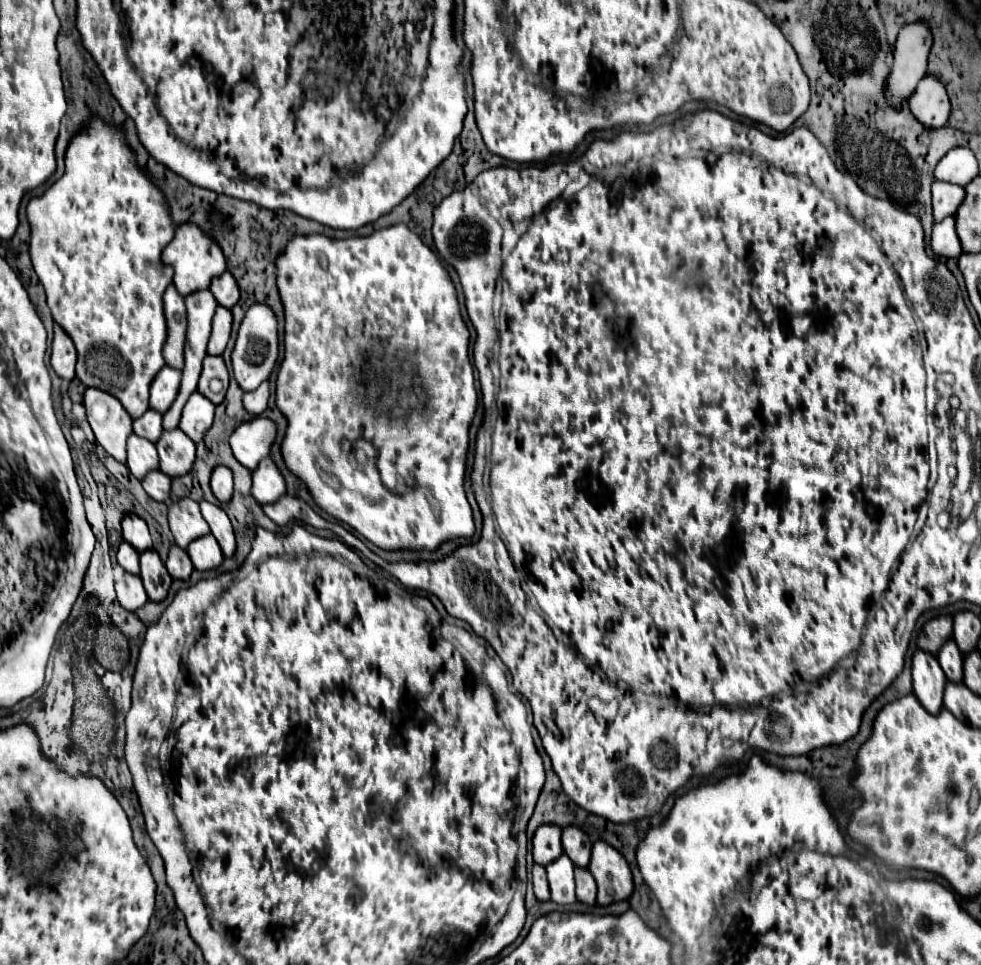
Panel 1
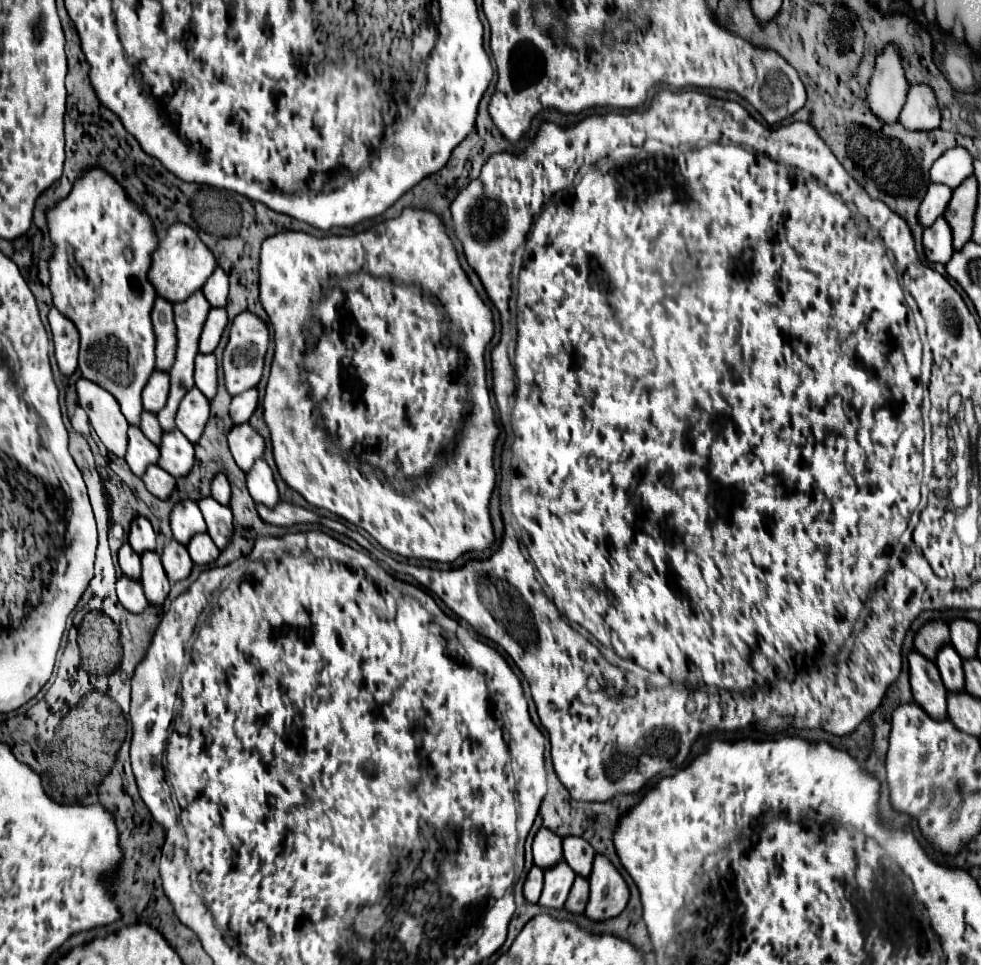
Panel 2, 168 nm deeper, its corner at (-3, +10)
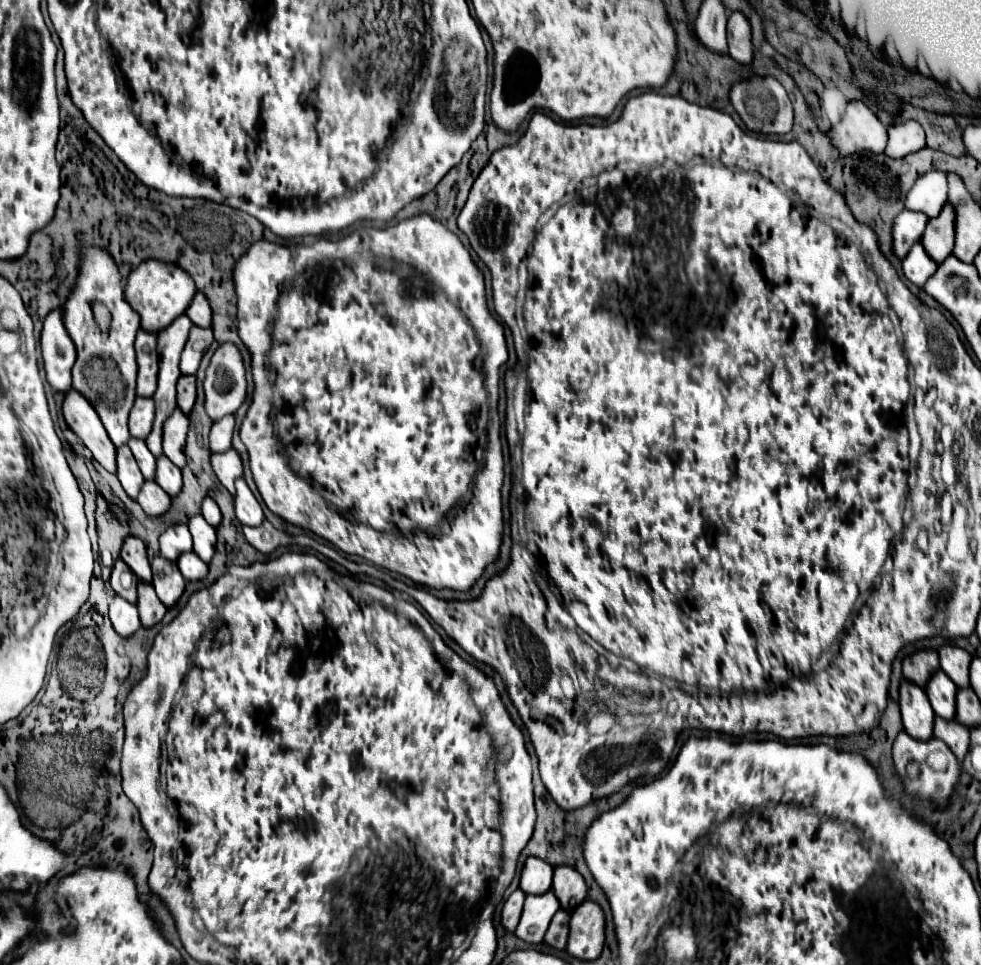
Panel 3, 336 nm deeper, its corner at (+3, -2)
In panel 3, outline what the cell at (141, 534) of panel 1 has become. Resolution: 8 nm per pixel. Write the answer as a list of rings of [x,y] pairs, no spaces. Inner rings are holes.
[[[130,535],[124,539],[124,545],[122,545],[122,555],[124,563],[136,573],[136,577],[140,581],[152,581],[152,571],[150,571],[150,561],[148,561],[148,555],[146,555],[146,545],[142,539]]]

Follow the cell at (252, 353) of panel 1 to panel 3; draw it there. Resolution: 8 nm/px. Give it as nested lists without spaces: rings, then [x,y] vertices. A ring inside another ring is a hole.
[[[224,343],[216,349],[204,379],[206,413],[212,421],[228,413],[236,413],[246,399],[246,367],[234,343]]]

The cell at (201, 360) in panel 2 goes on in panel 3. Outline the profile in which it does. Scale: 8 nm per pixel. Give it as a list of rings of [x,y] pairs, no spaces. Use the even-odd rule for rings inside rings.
[[[182,375],[178,379],[178,407],[184,413],[190,413],[196,401],[196,377],[194,375]]]

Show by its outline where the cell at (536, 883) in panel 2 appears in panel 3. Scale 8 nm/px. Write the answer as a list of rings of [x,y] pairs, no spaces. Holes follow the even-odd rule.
[[[516,889],[508,901],[504,903],[504,909],[502,909],[502,925],[508,929],[508,931],[514,931],[518,921],[520,921],[520,915],[522,915],[522,907],[524,907],[524,899],[526,899],[526,893],[522,889]]]

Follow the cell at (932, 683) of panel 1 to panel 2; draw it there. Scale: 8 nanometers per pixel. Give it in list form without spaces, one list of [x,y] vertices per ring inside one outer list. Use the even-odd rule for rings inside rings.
[[[912,651],[908,655],[908,673],[914,701],[932,717],[942,721],[946,717],[946,687],[942,685],[940,673],[932,661]]]

